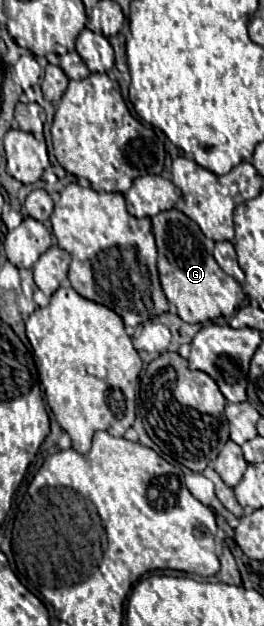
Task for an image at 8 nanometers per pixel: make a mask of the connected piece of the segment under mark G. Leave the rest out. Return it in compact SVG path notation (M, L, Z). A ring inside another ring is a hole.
M178 209L162 211L152 217L156 247L158 247L158 273L164 295L176 307L178 317L186 323L206 323L218 317L232 315L246 299L240 283L226 275L212 257L214 241L208 239L200 227Z

